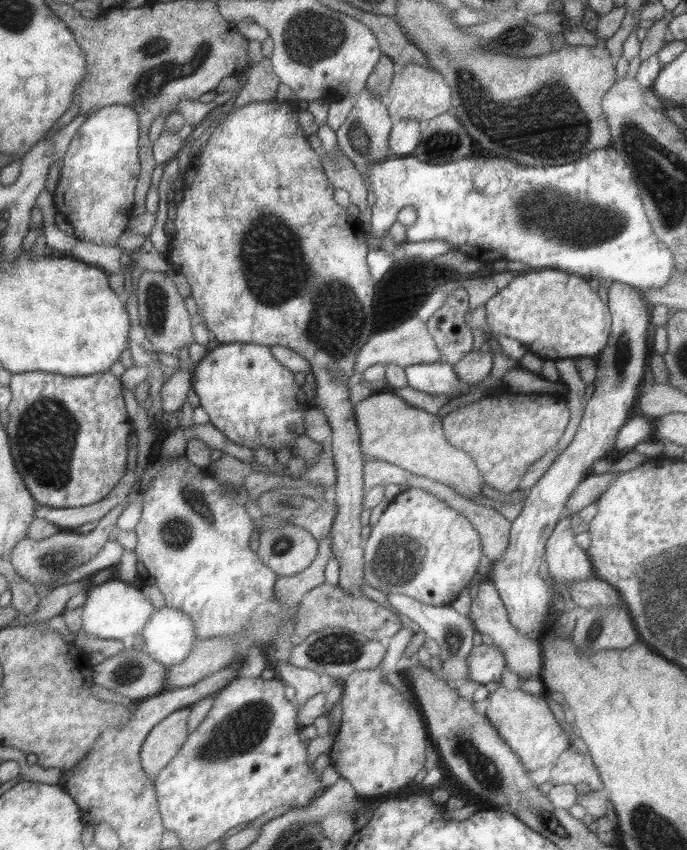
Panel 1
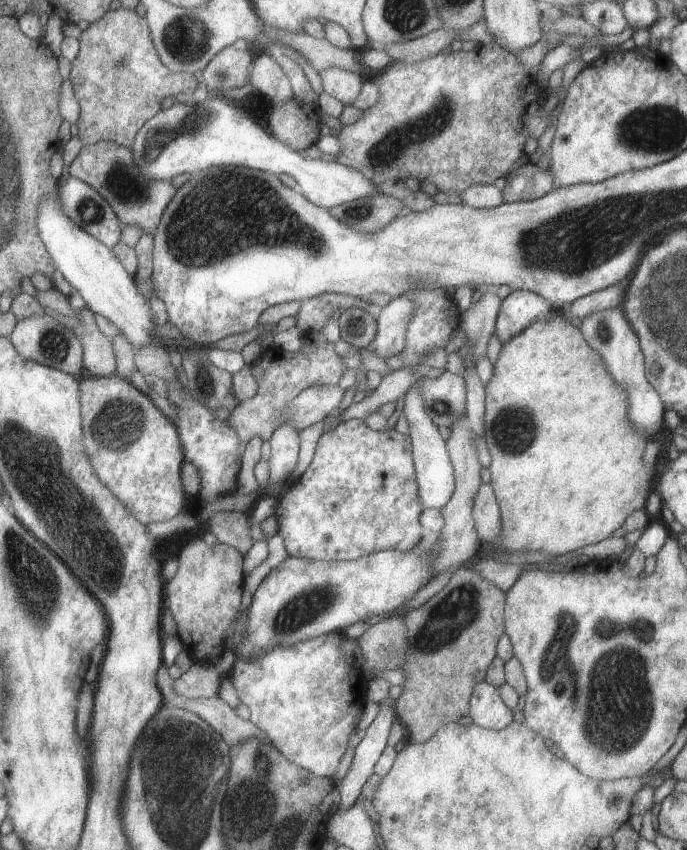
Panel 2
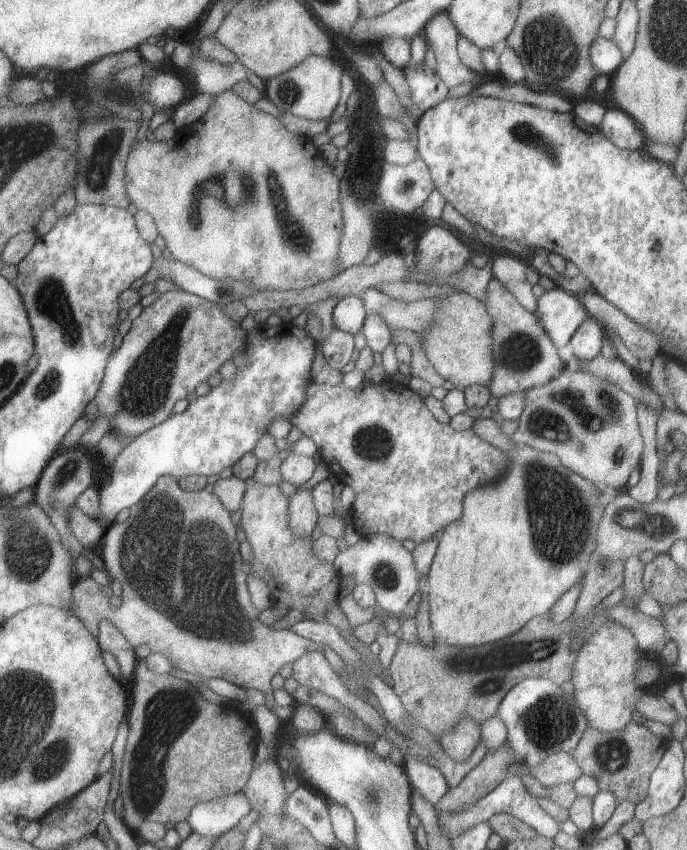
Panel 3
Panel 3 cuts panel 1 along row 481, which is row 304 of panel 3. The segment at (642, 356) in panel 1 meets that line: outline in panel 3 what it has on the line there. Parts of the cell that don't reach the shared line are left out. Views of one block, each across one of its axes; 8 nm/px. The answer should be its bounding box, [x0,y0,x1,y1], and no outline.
[534,286,589,347]

